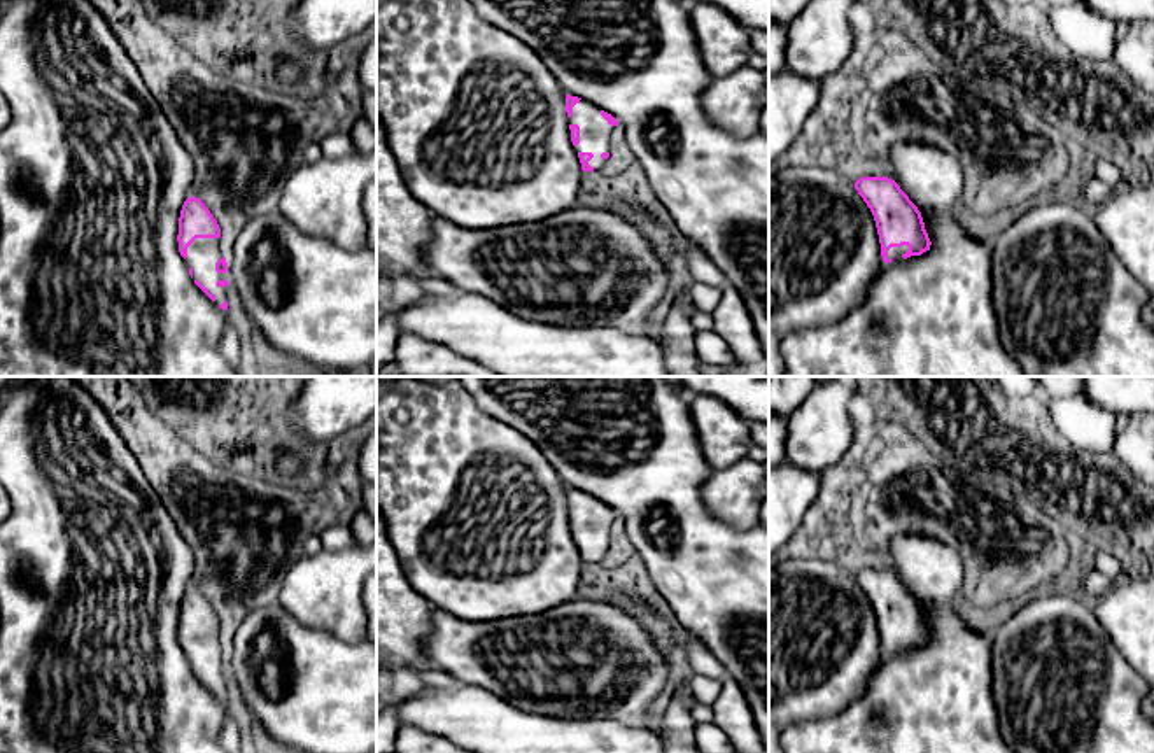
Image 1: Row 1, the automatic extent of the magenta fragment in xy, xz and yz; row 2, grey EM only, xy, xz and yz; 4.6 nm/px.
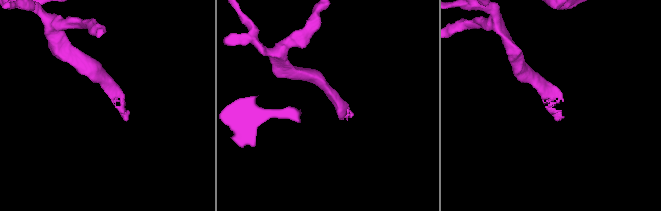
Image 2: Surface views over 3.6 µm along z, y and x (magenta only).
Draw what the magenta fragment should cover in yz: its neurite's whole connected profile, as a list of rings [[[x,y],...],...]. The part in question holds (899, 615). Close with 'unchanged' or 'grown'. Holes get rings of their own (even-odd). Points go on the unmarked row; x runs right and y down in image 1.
[[[862,569],[855,581],[870,601],[884,655],[930,643],[930,630],[918,599],[888,569]]]; grown

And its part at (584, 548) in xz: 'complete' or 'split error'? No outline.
split error

